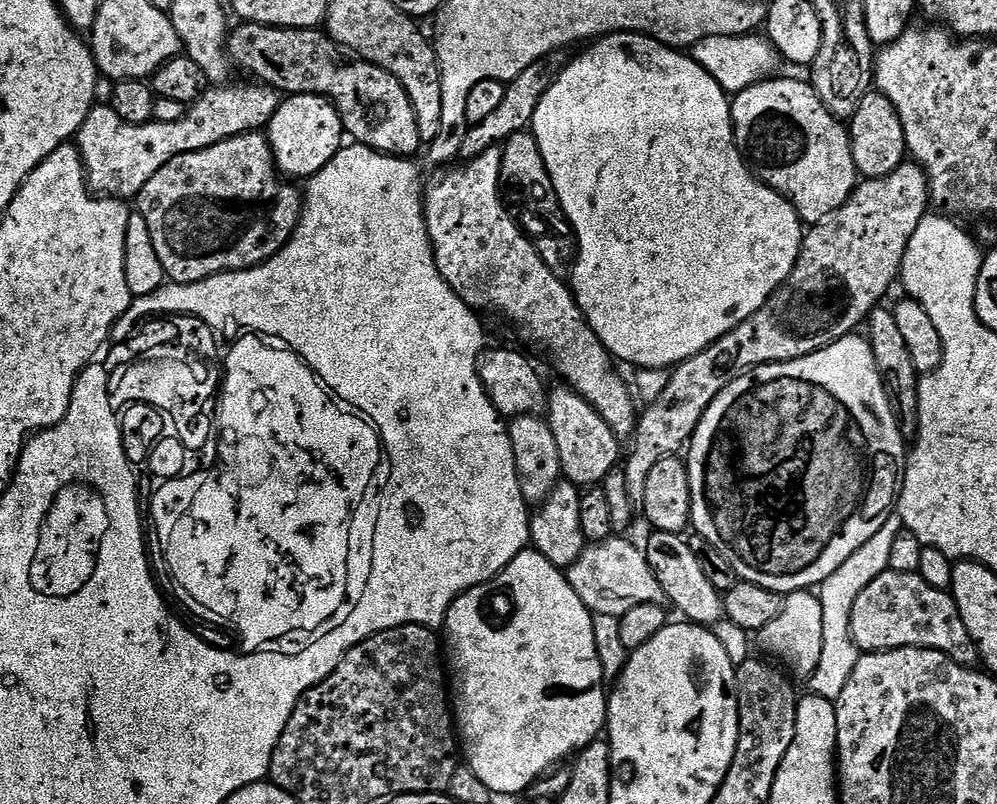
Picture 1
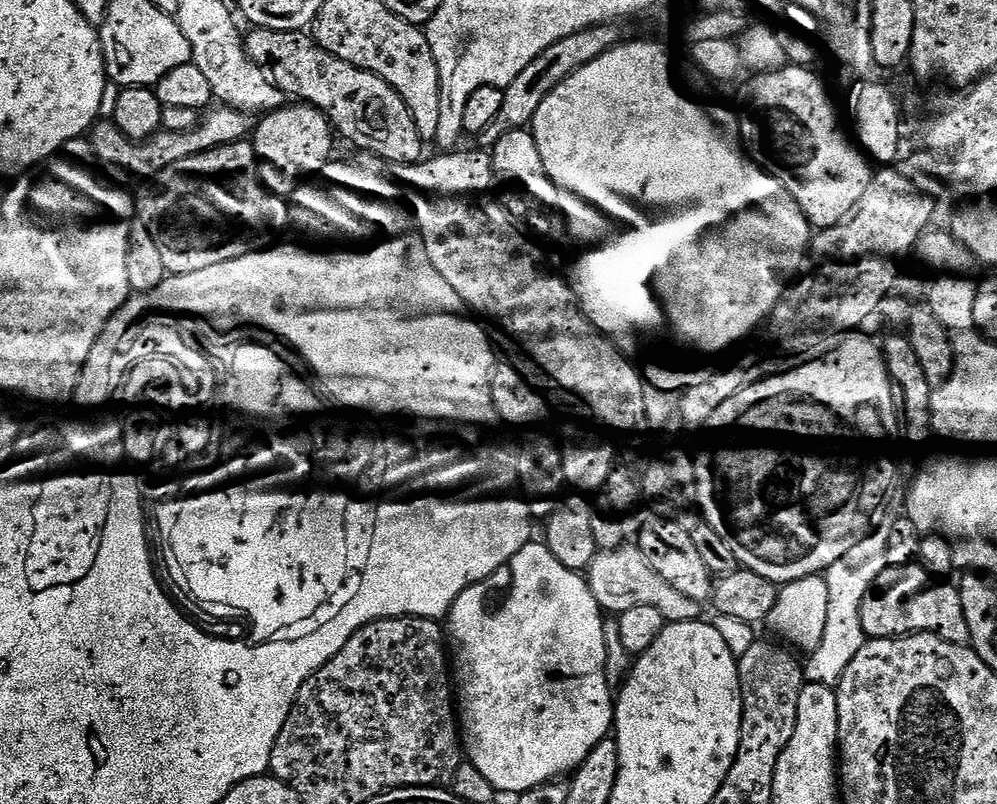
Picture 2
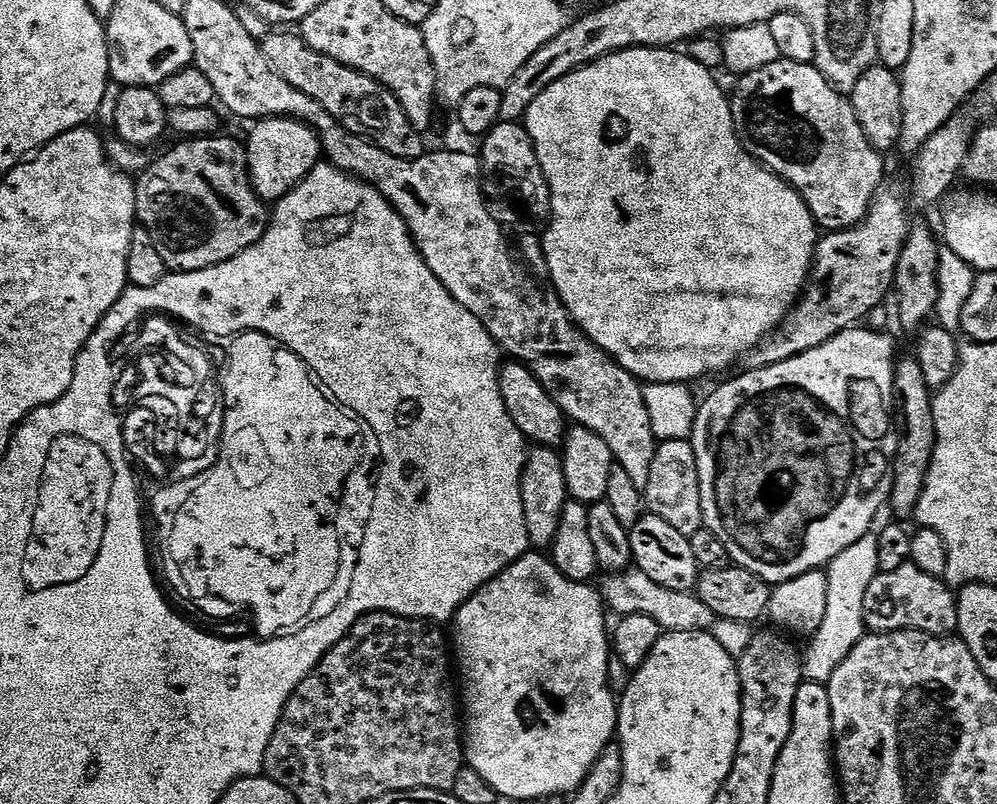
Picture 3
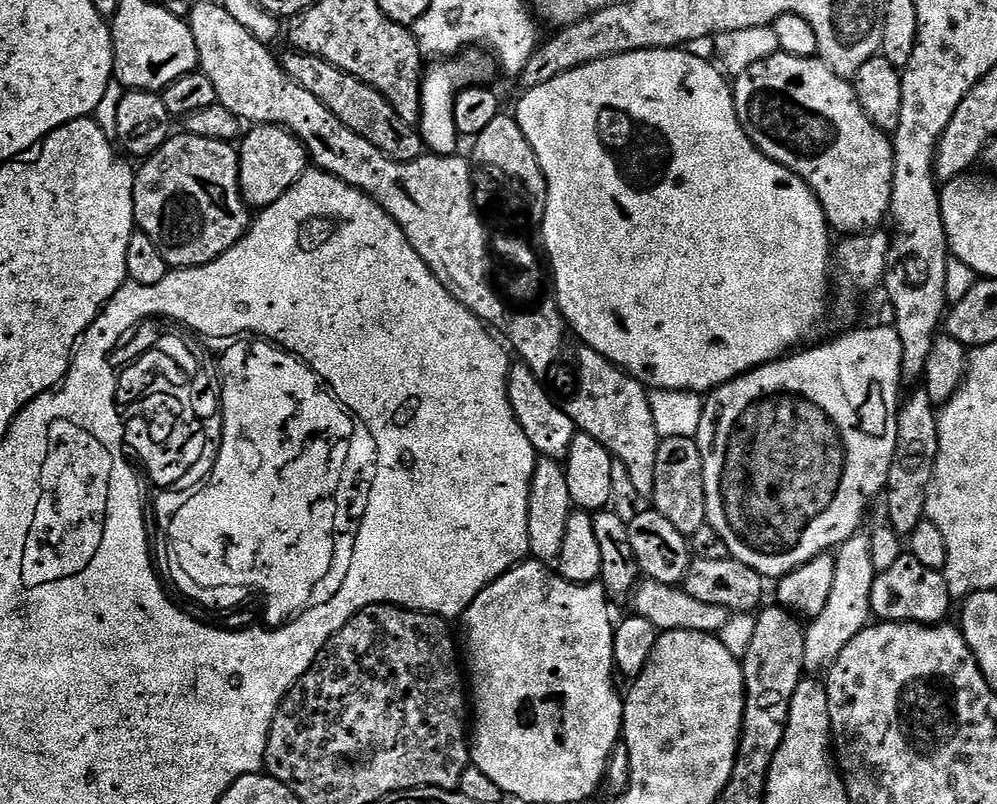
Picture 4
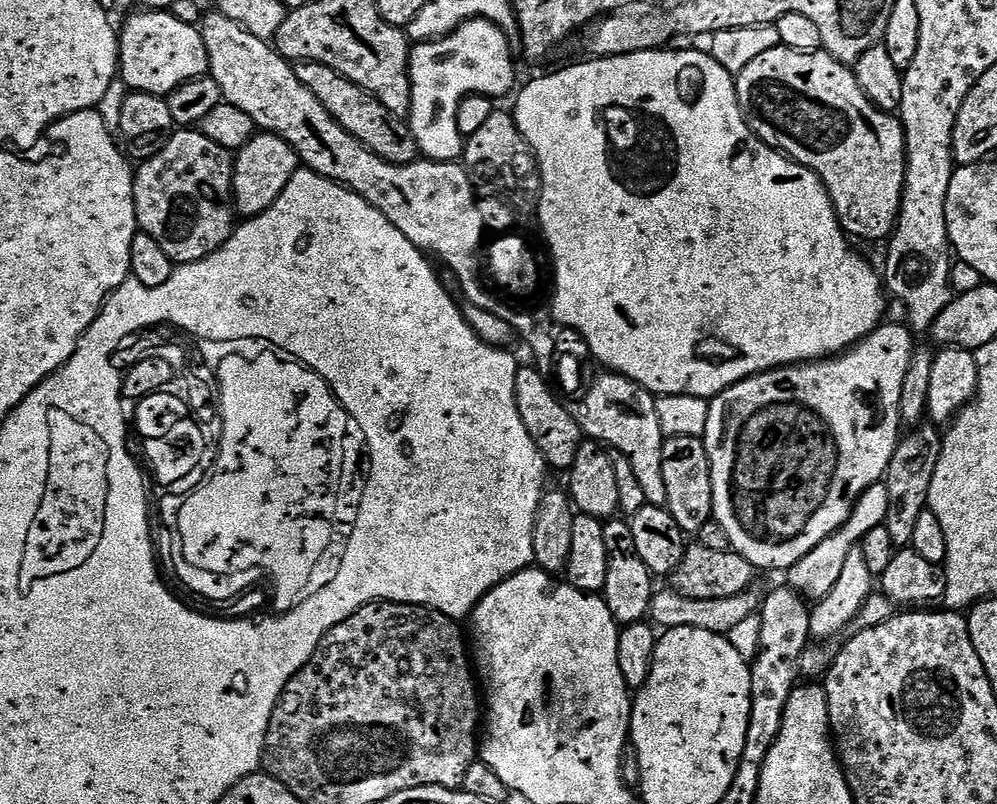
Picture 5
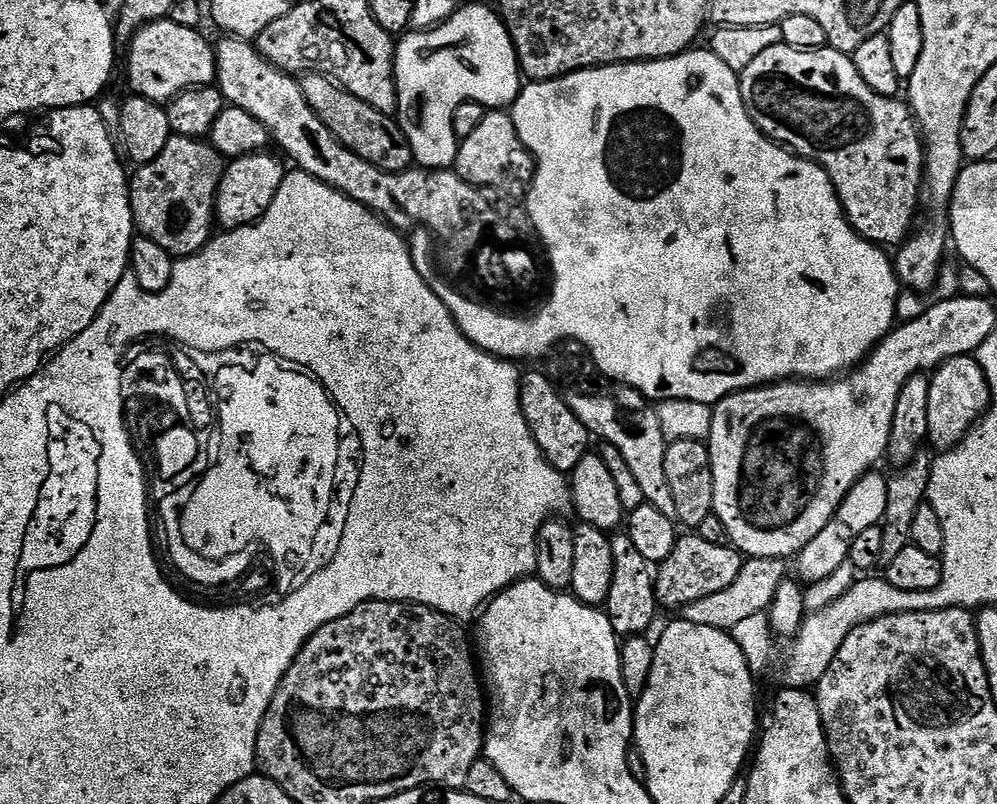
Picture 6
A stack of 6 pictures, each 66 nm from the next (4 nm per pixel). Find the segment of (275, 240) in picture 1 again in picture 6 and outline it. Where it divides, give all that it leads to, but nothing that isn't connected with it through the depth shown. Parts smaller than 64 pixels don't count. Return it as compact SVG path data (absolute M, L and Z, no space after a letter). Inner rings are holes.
M173 135L158 158L131 173L128 193L135 231L150 242L158 242L174 258L202 251L214 235L216 195L225 167L225 157L207 139Z

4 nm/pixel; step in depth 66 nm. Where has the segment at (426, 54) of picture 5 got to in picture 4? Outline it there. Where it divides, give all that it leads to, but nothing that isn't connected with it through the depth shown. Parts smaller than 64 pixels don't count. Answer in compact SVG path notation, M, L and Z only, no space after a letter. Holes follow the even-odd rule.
M473 46L457 55L455 59L444 58L436 65L429 67L424 74L422 86L422 110L420 111L420 122L418 131L420 137L424 139L424 147L429 153L438 155L450 155L457 151L456 140L458 141L458 133L454 126L454 102L456 96L464 88L473 86L484 86L489 83L488 79L492 76L492 64L494 68L494 60L487 51L481 50L479 47Z

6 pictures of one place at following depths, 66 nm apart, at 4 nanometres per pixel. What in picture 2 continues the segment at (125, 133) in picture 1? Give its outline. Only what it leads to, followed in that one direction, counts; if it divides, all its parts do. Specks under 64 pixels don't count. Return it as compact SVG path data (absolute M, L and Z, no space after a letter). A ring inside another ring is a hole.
M216 106L211 110L205 111L203 115L201 115L200 121L190 130L186 130L185 132L166 132L161 130L157 132L155 136L151 136L145 140L132 140L126 134L122 134L122 130L118 130L118 126L113 124L111 119L104 118L93 124L90 129L90 152L94 160L96 156L97 162L113 176L113 178L111 177L113 181L124 182L120 180L140 180L139 182L147 182L151 180L153 176L157 176L163 168L170 166L174 162L180 162L182 158L200 154L206 150L221 148L227 144L233 144L239 140L251 137L253 131L254 120L249 113L227 106Z

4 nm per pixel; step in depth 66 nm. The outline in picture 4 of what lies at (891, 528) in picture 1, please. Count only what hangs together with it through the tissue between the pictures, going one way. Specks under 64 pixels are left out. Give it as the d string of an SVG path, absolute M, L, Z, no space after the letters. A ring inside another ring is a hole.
M870 535L851 536L845 544L840 545L835 557L834 590L830 590L826 610L822 610L822 614L818 614L807 625L804 634L806 642L804 666L812 674L820 674L831 668L838 654L846 650L846 642L853 640L863 628L869 627L872 616L870 590L876 581L877 572L874 570L874 562L870 562Z

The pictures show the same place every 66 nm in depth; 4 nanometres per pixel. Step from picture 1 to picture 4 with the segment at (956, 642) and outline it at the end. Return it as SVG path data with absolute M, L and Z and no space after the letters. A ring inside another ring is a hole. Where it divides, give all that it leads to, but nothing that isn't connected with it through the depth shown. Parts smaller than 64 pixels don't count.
M906 554L890 566L890 570L882 570L876 574L876 581L870 590L870 606L872 616L880 622L895 622L897 624L942 624L949 619L948 611L954 604L948 583L941 570L930 570L923 562L918 562L911 554Z

